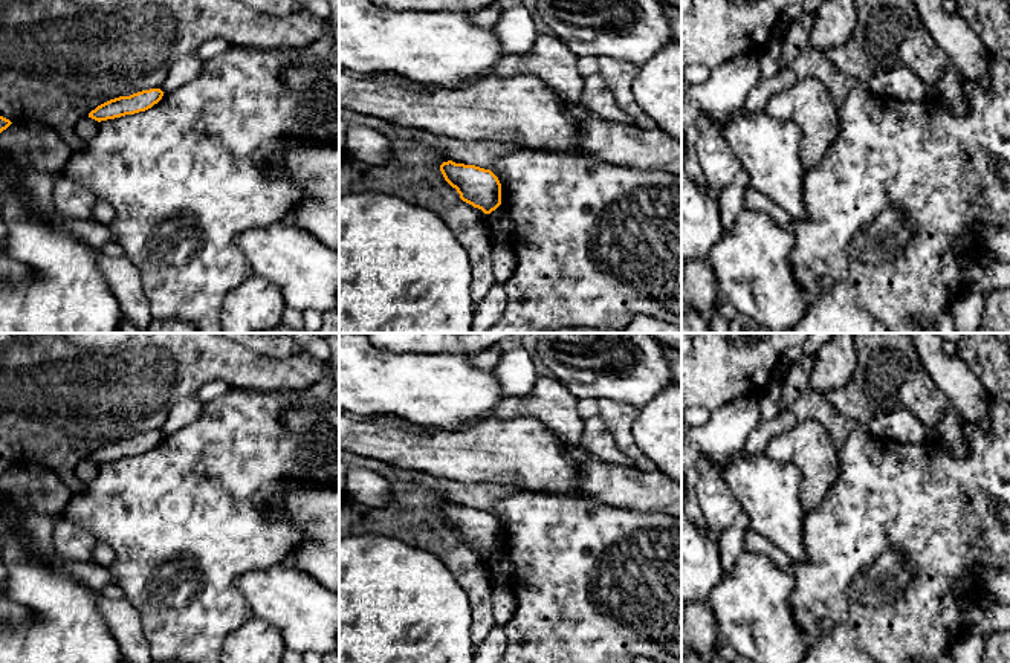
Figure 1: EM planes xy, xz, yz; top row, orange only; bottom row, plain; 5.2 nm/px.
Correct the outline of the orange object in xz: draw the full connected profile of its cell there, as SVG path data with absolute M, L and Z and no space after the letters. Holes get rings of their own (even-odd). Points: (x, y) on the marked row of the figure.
M448 160L440 165L440 171L463 202L484 214L490 214L501 205L501 183L490 170Z

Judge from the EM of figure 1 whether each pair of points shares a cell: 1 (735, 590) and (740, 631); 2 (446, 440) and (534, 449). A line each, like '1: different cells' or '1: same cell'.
1: same cell
2: same cell

